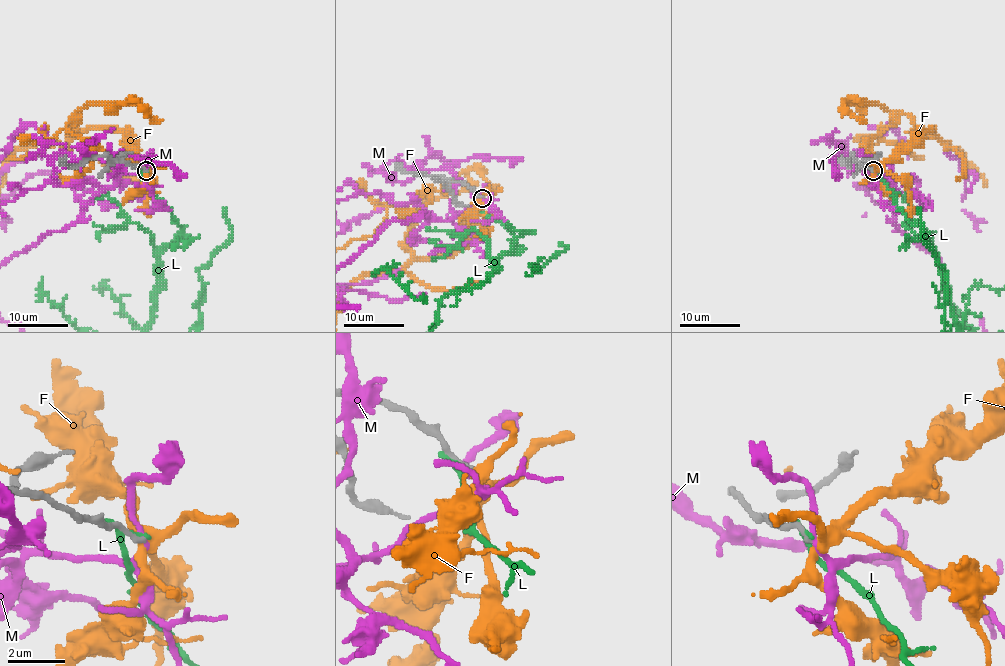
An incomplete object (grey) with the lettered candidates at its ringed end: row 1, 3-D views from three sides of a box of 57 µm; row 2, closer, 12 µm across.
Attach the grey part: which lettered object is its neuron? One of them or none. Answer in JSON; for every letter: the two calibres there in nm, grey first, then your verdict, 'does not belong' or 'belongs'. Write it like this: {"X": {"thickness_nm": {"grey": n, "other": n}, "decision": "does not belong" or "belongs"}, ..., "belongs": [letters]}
{"F": {"thickness_nm": {"grey": 170, "other": 360}, "decision": "does not belong"}, "L": {"thickness_nm": {"grey": 260, "other": 280}, "decision": "does not belong"}, "M": {"thickness_nm": {"grey": 180, "other": 170}, "decision": "does not belong"}, "belongs": []}

